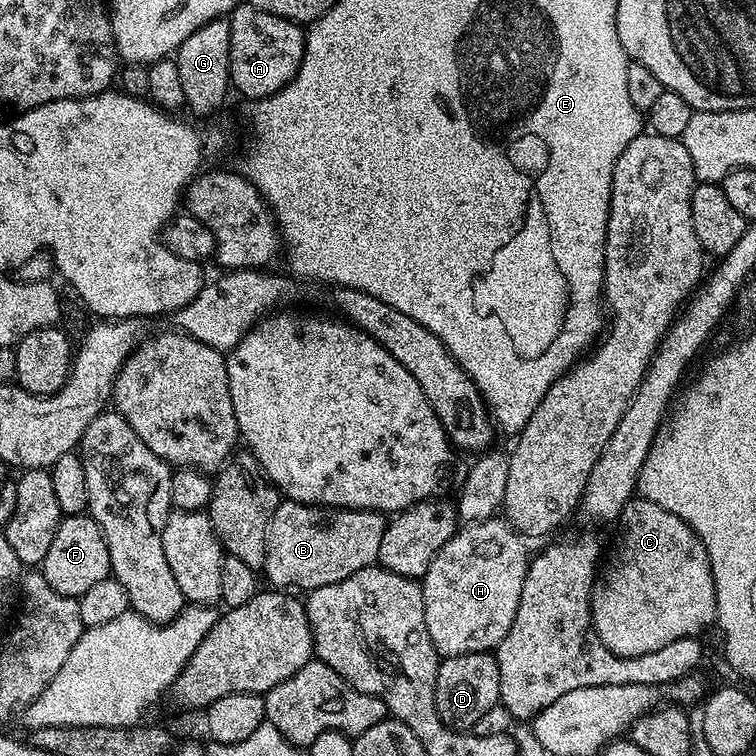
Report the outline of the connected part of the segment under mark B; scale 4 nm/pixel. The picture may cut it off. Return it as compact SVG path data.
M281 499L268 527L263 575L268 575L272 583L269 585L276 590L311 590L342 582L342 578L350 578L350 574L358 574L358 570L371 568L379 561L385 523L385 517L378 512L362 512L359 508L326 508L318 504L299 504L296 500Z

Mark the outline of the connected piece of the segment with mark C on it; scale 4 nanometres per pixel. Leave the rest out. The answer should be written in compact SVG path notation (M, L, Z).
M643 498L630 499L618 524L624 527L620 532L620 545L612 561L599 569L592 586L592 626L601 642L619 656L641 656L654 654L654 650L662 650L662 646L670 646L670 642L682 638L699 637L699 632L713 627L716 624L714 574L706 546L690 525L670 514L670 510L662 510L662 506Z

